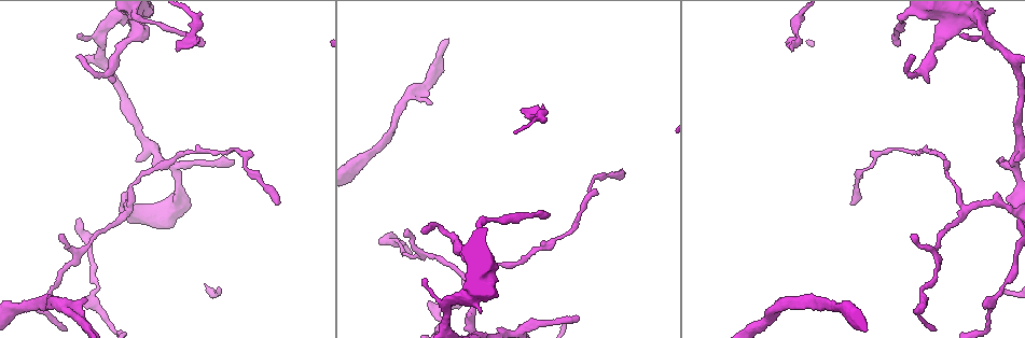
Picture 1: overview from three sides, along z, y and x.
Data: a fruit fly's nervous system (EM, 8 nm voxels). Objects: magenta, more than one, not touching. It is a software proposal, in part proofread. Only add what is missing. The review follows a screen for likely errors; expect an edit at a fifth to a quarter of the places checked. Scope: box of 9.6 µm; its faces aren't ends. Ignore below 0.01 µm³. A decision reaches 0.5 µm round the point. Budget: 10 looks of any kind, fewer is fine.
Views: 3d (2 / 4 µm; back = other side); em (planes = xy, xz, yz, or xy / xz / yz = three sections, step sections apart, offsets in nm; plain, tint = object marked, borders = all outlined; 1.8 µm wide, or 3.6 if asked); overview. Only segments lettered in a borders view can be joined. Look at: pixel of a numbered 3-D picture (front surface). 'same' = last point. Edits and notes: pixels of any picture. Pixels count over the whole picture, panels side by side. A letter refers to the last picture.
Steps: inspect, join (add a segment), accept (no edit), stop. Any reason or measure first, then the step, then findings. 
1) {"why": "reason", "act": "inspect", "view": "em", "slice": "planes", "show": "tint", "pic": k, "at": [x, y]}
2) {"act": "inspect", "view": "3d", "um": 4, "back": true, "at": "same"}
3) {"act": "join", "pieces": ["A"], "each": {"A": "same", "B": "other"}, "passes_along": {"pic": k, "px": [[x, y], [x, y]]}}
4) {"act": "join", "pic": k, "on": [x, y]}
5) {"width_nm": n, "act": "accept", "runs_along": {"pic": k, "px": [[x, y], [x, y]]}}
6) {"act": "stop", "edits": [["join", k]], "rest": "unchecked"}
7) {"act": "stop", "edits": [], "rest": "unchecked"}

{"why": "branch stops here", "act": "inspect", "view": "em", "slice": "xy", "step": 4, "show": "borders", "pic": 1, "at": [83, 297]}

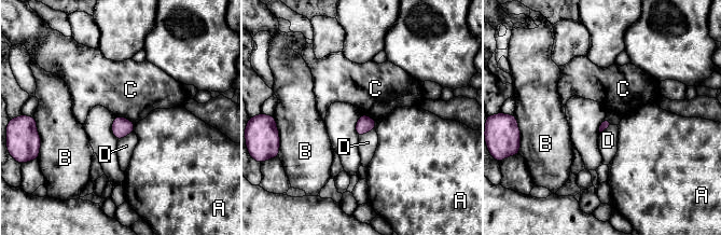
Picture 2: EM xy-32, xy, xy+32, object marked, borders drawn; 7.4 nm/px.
{"act": "accept", "each": {"A": "other", "B": "other", "C": "other", "D": "other"}, "border": {"pic": 2, "px": [[116, 115], [124, 116], [135, 124]]}, "found": "none of them fits"}

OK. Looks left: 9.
{"why": "arms part here", "act": "inspect", "view": "3d", "um": 2, "pic": 1, "at": [964, 206]}

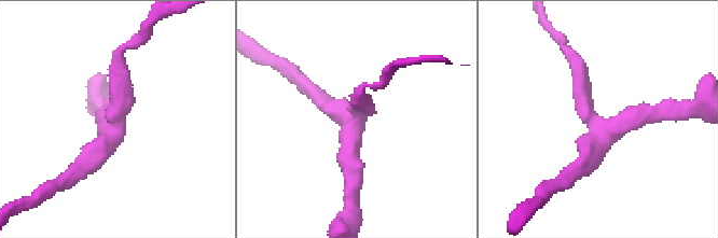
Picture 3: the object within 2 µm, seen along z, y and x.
{"arms": 3, "why": "need the tissue", "act": "inspect", "view": "em", "slice": "planes", "show": "borders", "pic": 3, "at": [111, 126]}

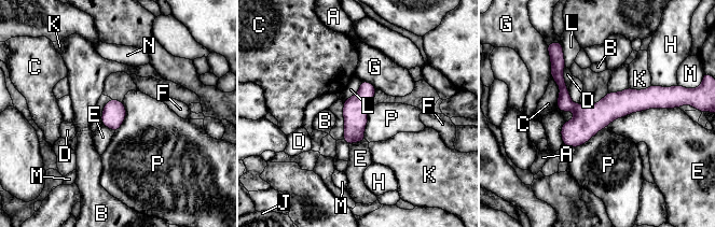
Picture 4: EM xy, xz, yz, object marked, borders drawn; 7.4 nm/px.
{"act": "accept", "each": {"A": "other", "B": "other", "C": "other", "D": "other", "E": "other", "F": "other", "G": "other", "H": "other", "J": "other", "K": "other", "L": "other", "M": "other", "N": "other", "P": "other"}, "border": {"pic": 4, "px": [[371, 105], [368, 111], [365, 139]]}, "found": "none of them fits"}

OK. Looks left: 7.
{"why": "thin end", "act": "inspect", "view": "3d", "um": 4, "pic": 1, "at": [178, 49]}

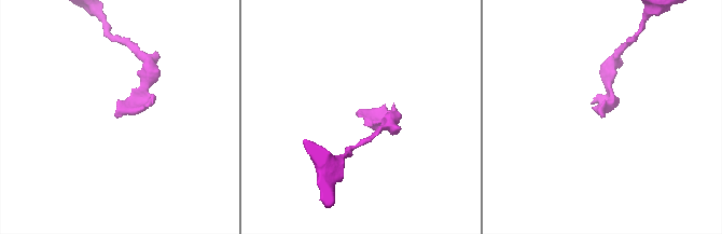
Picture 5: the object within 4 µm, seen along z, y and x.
{"act": "inspect", "view": "em", "slice": "xy", "step": 16, "show": "plain", "pic": 5, "at": [360, 113]}

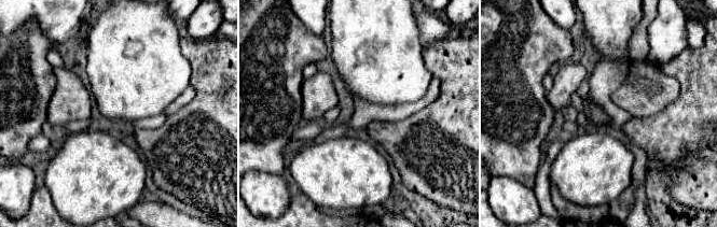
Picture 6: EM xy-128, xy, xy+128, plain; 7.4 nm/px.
{"act": "inspect", "view": "em", "slice": "xy", "step": 16, "show": "borders", "at": "same"}

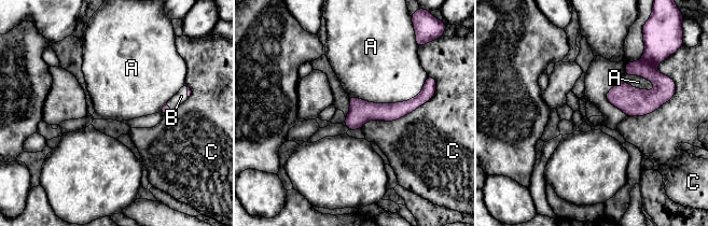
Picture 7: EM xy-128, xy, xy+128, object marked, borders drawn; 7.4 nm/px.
{"width_nm": 160, "longest_contact_nm": ["A", 550], "act": "accept", "each": {"A": "other", "B": "other", "C": "other"}, "found": "no lettered segment goes on from it"}

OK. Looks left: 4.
{"why": "free end", "act": "inspect", "view": "em", "slice": "xz", "step": 4, "show": "tint", "pic": 1, "at": [578, 315]}

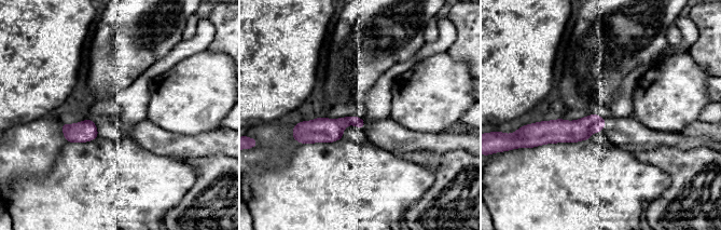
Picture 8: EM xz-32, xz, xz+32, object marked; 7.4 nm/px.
{"act": "inspect", "view": "em", "slice": "planes", "show": "borders", "at": "same"}

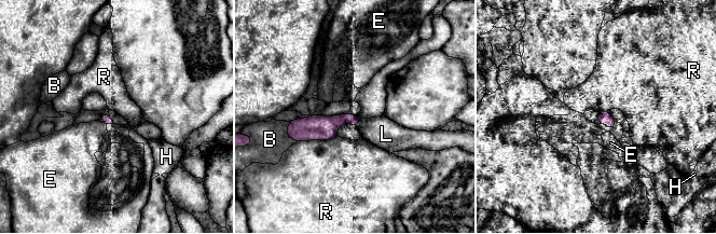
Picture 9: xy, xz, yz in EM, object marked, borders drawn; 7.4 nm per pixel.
{"act": "join", "pieces": ["L"], "each": {"B": "other", "E": "other", "H": "other", "L": "same", "R": "other"}, "found": "the cell continues"}

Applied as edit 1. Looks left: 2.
{"act": "stop", "edits": [["join", 9]], "rest": "unchecked"}

